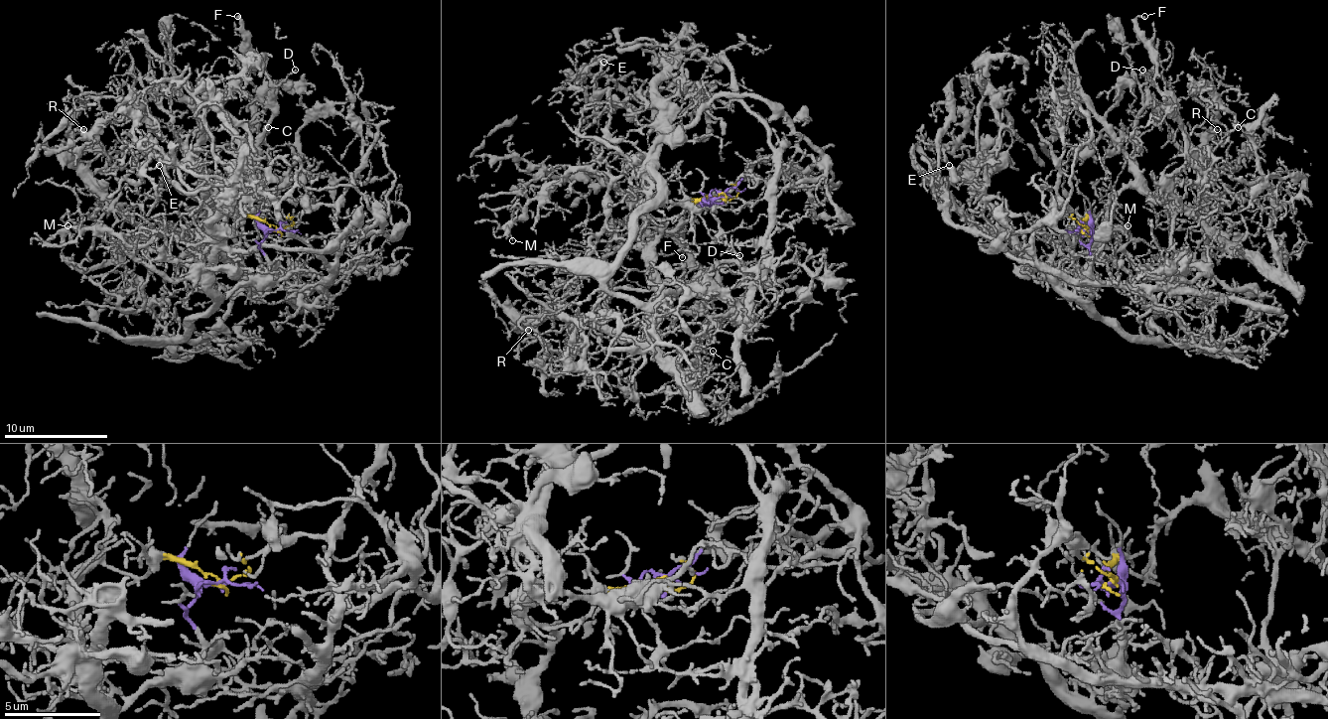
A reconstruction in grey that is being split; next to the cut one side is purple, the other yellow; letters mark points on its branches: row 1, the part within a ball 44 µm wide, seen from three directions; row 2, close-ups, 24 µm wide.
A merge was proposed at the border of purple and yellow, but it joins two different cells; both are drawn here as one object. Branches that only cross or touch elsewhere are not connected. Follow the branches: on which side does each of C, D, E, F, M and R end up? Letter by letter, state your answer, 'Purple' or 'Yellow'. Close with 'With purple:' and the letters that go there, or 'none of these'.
C: Yellow
D: Yellow
E: Purple
F: Yellow
M: Purple
R: Yellow
With purple: E, M

